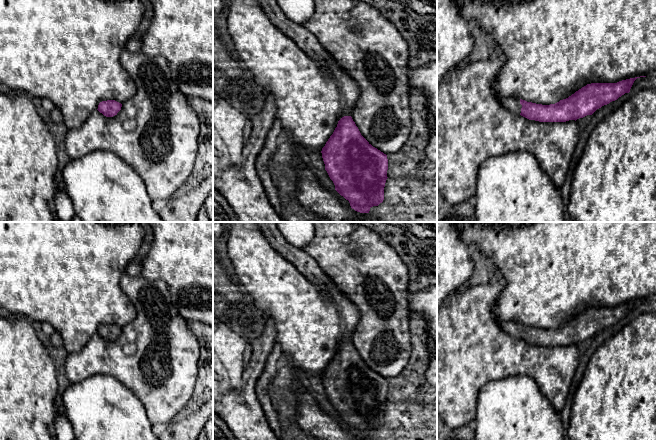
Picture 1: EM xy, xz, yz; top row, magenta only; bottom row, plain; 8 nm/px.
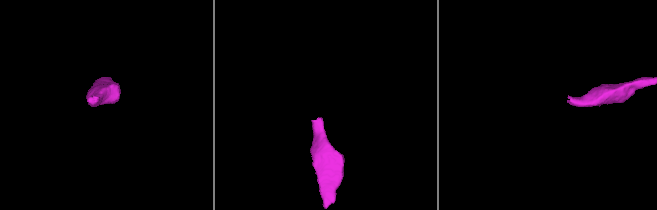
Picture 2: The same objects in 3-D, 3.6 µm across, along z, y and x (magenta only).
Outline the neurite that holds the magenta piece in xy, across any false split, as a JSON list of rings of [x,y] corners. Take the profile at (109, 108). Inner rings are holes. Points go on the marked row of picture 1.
[[[115,100],[102,101],[98,105],[98,111],[106,117],[113,117],[121,110],[122,104]]]

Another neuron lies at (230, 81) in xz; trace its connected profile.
[[[214,28],[213,95],[237,104],[241,100],[251,101],[254,98],[254,89],[246,71]]]

